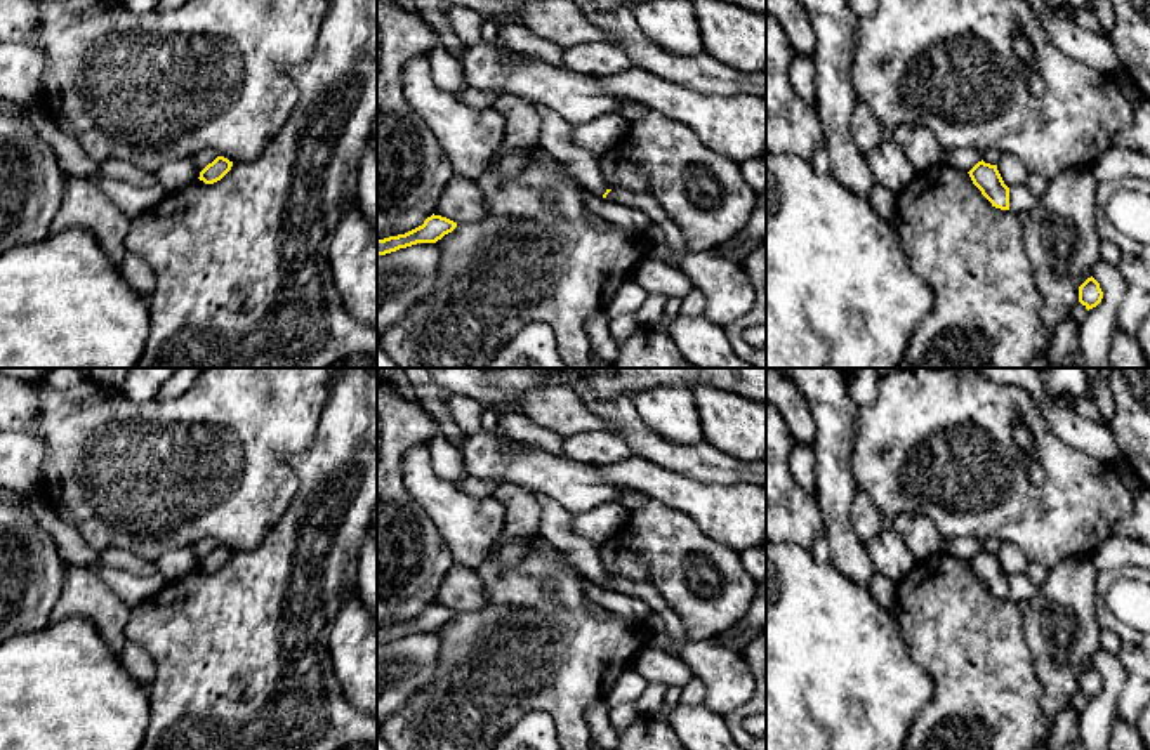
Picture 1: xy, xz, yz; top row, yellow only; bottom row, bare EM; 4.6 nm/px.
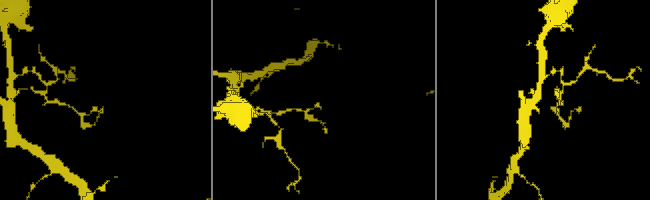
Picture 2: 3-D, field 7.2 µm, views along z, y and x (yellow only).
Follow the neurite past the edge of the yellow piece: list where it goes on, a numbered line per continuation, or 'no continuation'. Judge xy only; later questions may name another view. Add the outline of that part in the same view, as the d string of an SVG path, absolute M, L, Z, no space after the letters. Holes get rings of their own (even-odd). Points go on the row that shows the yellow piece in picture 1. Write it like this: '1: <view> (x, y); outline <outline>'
no continuation

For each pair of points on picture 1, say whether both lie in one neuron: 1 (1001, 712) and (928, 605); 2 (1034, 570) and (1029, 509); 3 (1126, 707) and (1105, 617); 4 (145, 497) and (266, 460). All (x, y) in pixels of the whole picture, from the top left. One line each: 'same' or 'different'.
1: same
2: different
3: same
4: same

